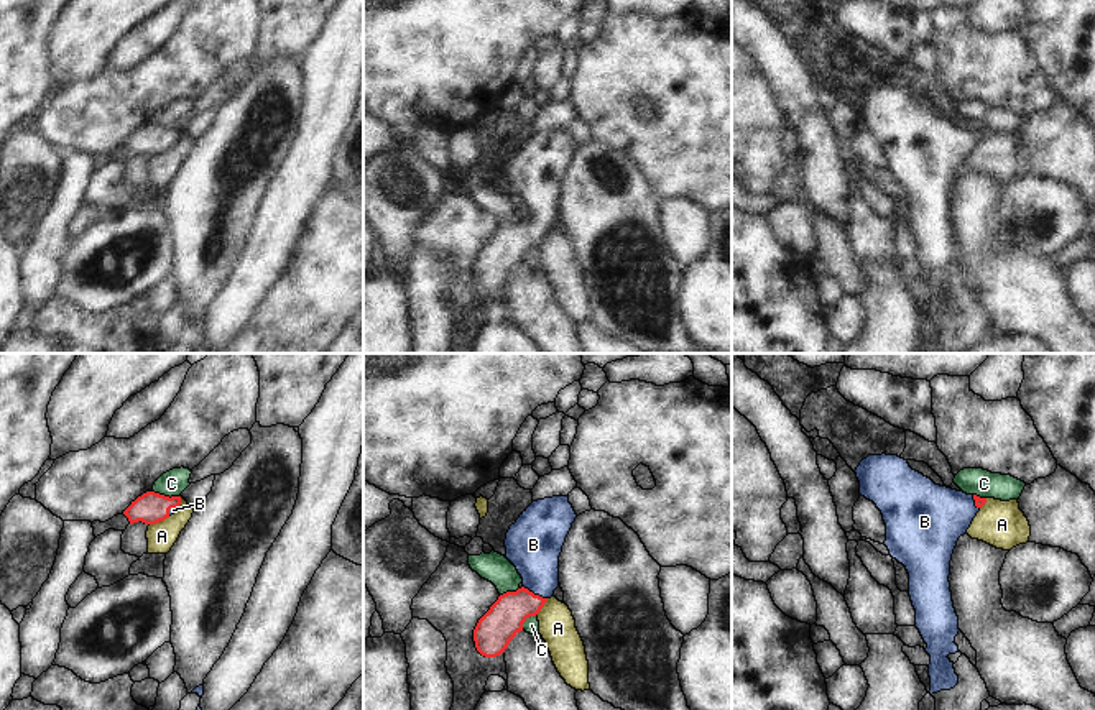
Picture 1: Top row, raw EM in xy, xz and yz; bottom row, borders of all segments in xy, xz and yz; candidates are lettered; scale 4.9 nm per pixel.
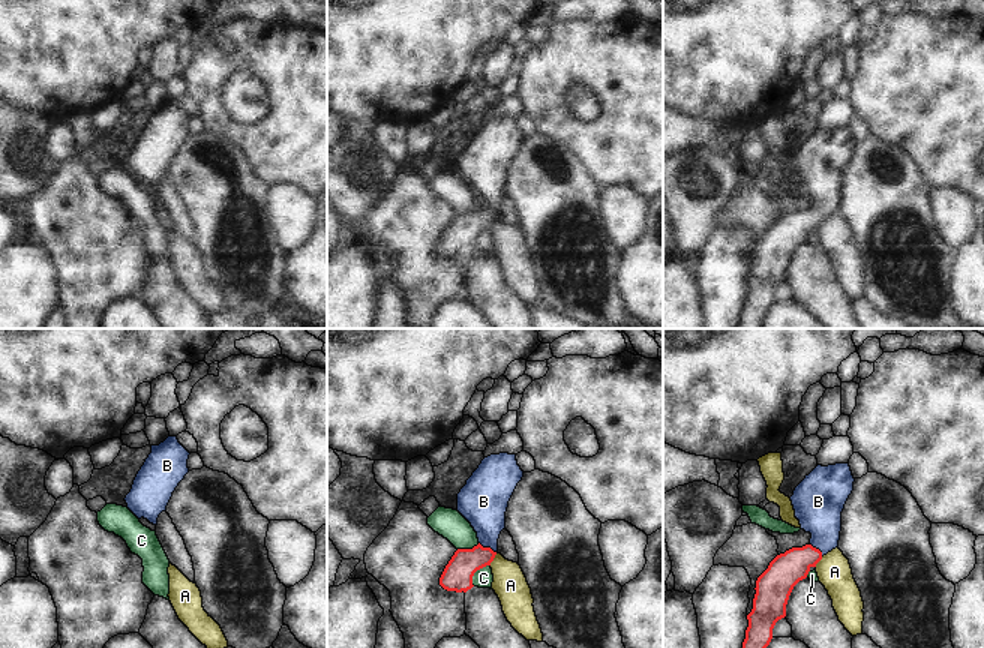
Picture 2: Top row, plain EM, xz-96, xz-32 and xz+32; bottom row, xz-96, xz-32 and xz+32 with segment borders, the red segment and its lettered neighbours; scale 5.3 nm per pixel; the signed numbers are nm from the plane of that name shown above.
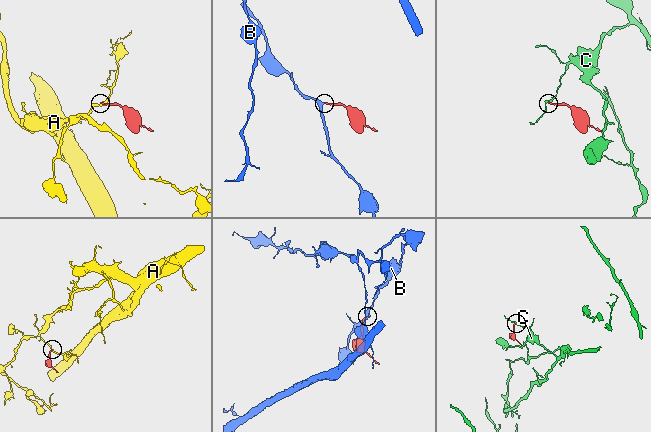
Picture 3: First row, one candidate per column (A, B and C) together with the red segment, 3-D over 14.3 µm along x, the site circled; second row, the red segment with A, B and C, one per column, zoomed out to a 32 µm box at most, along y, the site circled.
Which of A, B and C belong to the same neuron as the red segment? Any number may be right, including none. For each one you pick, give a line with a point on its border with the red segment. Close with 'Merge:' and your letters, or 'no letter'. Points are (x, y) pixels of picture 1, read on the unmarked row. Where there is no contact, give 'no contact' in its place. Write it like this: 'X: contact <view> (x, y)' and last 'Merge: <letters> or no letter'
B: contact xz (533, 225)
Merge: B

